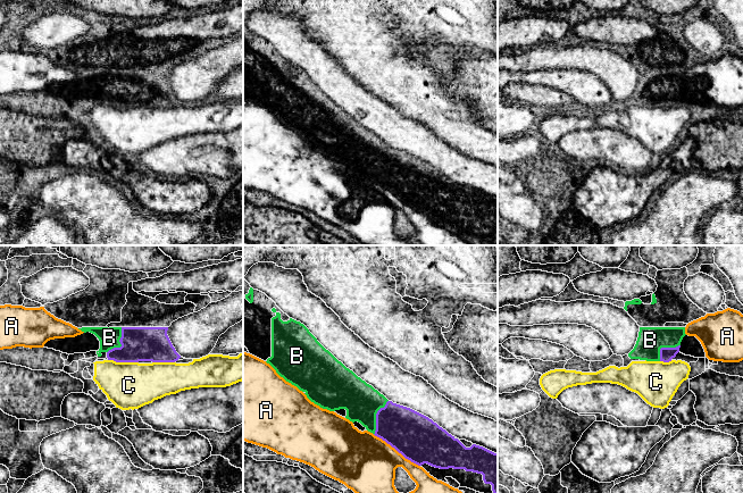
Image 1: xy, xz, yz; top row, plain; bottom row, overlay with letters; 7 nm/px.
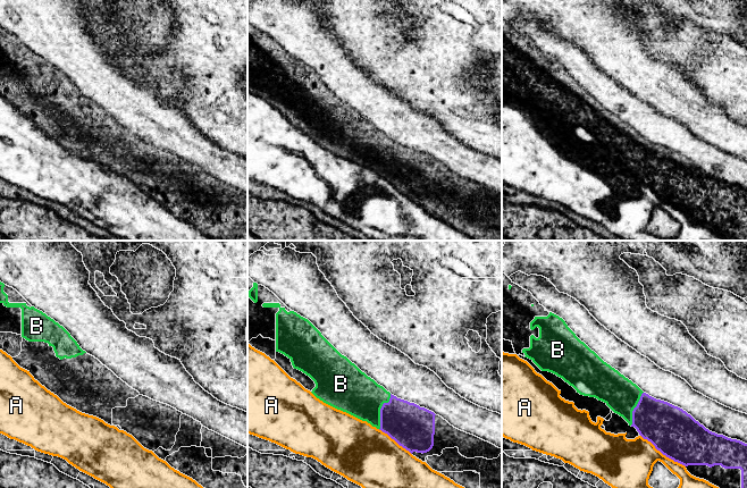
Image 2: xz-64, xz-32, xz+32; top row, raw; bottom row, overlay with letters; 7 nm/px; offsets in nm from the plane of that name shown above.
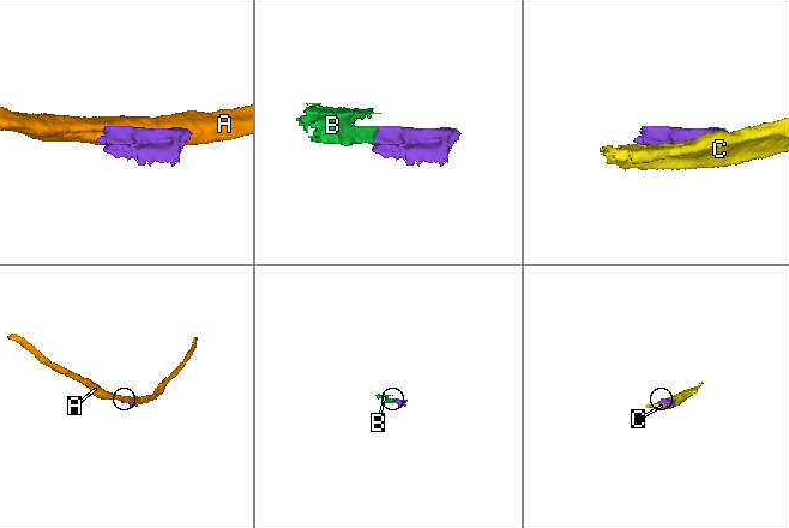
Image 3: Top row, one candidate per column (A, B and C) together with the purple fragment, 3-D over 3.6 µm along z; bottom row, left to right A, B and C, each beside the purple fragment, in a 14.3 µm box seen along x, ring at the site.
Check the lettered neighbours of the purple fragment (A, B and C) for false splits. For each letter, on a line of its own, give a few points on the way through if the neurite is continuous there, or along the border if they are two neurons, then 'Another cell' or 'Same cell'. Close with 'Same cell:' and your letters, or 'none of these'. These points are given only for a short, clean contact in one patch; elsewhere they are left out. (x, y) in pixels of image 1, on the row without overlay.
A: Another cell
B: Path across: xz (407, 176), (382, 163), (376, 163), (361, 147). Same cell
C: Another cell
Same cell: B

